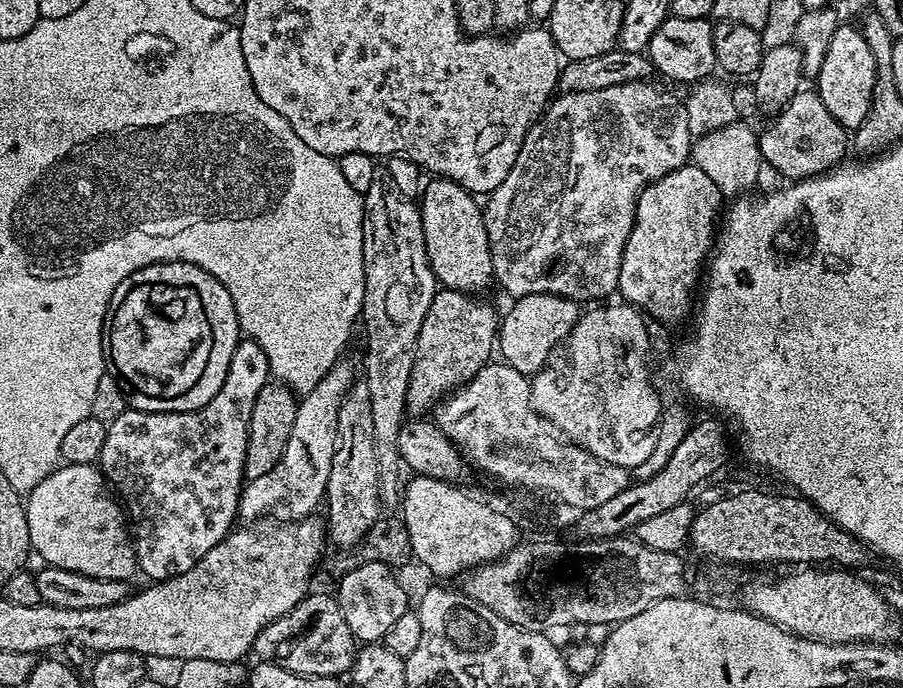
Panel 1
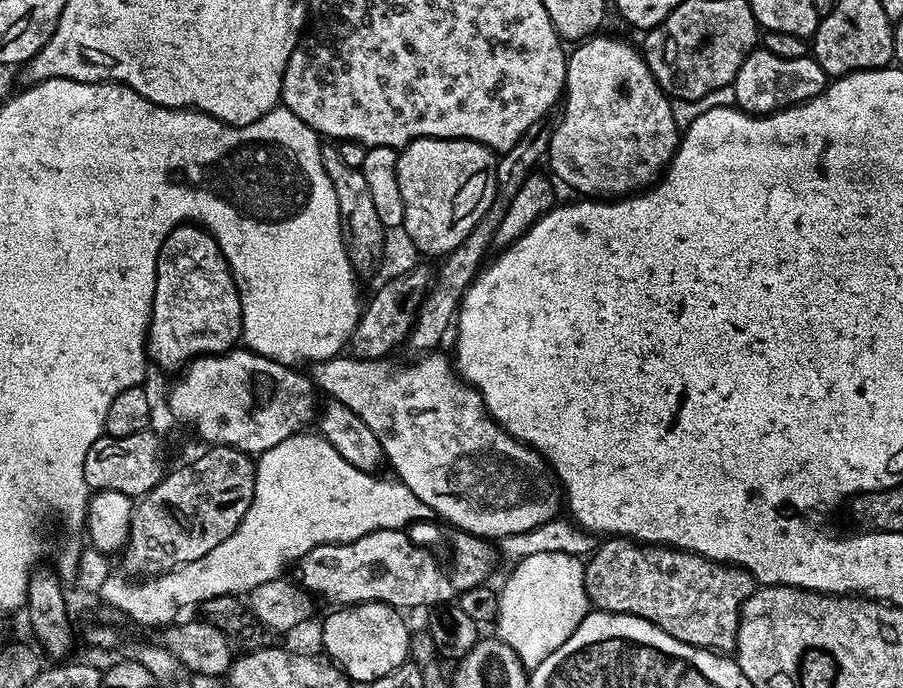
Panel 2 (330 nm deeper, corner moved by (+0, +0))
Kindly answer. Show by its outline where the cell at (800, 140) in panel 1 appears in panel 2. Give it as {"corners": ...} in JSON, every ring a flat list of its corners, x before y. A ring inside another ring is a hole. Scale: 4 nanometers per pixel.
{"corners":[[760,46,749,52,742,66,738,66,738,74,732,79,731,86,736,95,735,107,754,116,766,116,782,108,806,103,823,92,829,83,830,77,824,73,822,66,818,66,815,56,779,56]]}

